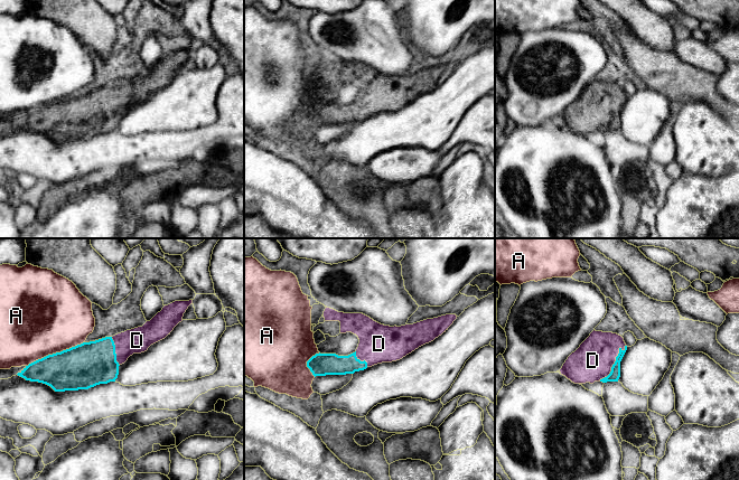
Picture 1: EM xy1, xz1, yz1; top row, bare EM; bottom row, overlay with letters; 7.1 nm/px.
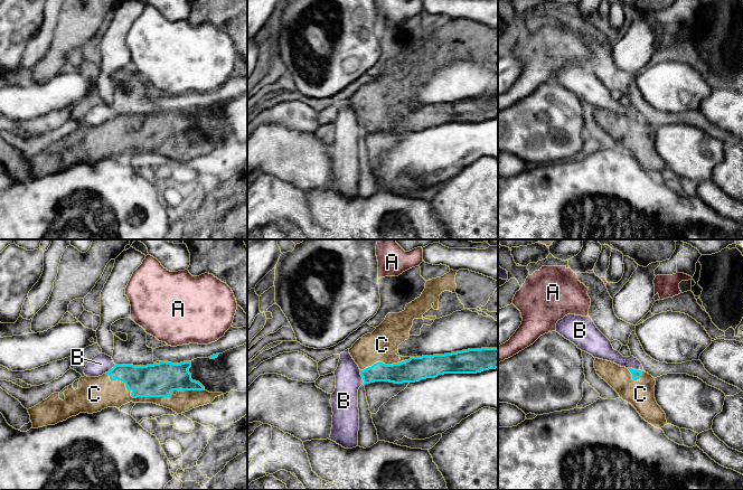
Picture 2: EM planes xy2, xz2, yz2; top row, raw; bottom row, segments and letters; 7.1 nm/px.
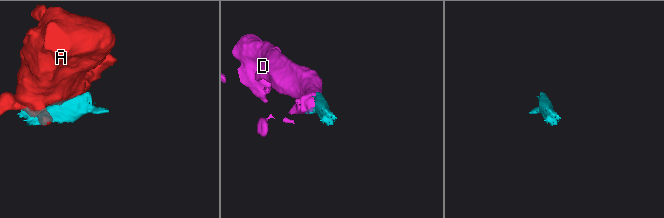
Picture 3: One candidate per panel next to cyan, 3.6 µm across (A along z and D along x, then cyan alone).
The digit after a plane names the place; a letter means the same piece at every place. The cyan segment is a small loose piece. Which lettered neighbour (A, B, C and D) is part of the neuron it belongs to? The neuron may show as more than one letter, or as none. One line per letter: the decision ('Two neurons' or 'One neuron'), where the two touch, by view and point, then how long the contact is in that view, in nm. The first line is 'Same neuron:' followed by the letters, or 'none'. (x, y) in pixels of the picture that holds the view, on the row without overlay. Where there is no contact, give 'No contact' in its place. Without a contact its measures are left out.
Same neuron: C, D
A: Two neurons. Touches cyan at xy1 (56, 102). Shared border 460 nm
B: Two neurons. Touches cyan at xz2 (363, 126). Shared border 110 nm
C: One neuron. Touches cyan at xy2 (152, 145). Shared border 700 nm
D: One neuron. Touches cyan at yz1 (615, 112). Shared border 320 nm

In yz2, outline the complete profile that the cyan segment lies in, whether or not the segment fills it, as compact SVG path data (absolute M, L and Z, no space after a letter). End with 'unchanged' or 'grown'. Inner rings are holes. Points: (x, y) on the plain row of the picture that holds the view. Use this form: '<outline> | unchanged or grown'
M599 107L594 110L594 117L620 148L630 152L646 171L657 178L667 173L666 163L655 148L656 130L651 124Z | grown

